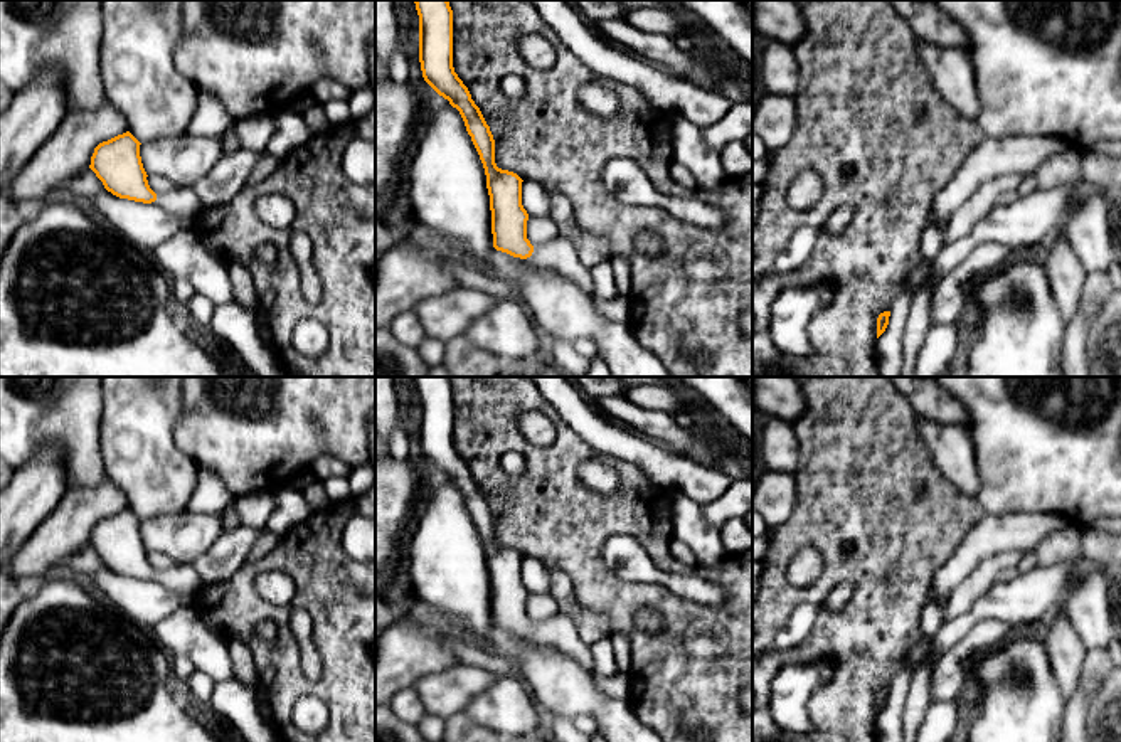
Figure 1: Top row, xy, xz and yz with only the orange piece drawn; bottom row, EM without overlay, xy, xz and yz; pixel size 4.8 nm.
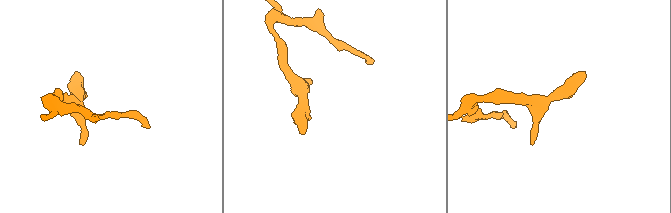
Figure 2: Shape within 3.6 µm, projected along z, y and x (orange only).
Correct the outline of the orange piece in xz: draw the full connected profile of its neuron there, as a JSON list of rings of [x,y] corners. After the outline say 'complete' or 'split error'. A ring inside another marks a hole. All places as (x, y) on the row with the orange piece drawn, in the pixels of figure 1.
[[[414,0],[419,15],[419,62],[424,81],[444,99],[456,108],[465,121],[466,131],[480,155],[486,175],[486,188],[490,195],[491,210],[491,234],[493,247],[513,257],[530,257],[539,268],[555,269],[571,278],[579,288],[594,294],[594,283],[591,269],[586,268],[577,254],[574,244],[564,237],[555,236],[540,246],[532,246],[527,239],[529,214],[522,205],[522,178],[508,170],[502,170],[495,163],[495,140],[486,125],[480,108],[471,99],[468,87],[458,77],[453,67],[453,10],[448,0]]] | split error

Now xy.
[[[130,131],[103,141],[94,148],[89,168],[104,188],[120,199],[157,202],[163,210],[180,219],[199,217],[204,209],[192,187],[175,187],[158,195],[150,188],[140,145]]] | split error

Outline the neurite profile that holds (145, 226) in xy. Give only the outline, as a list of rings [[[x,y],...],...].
[[[108,190],[94,195],[89,202],[118,239],[148,256],[180,231],[194,231],[199,225],[199,217],[180,219],[163,210],[157,202],[120,199]]]

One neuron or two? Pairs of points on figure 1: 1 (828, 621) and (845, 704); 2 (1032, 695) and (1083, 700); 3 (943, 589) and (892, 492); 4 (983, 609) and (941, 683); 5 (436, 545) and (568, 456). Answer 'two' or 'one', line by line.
1: one
2: two
3: two
4: two
5: two

